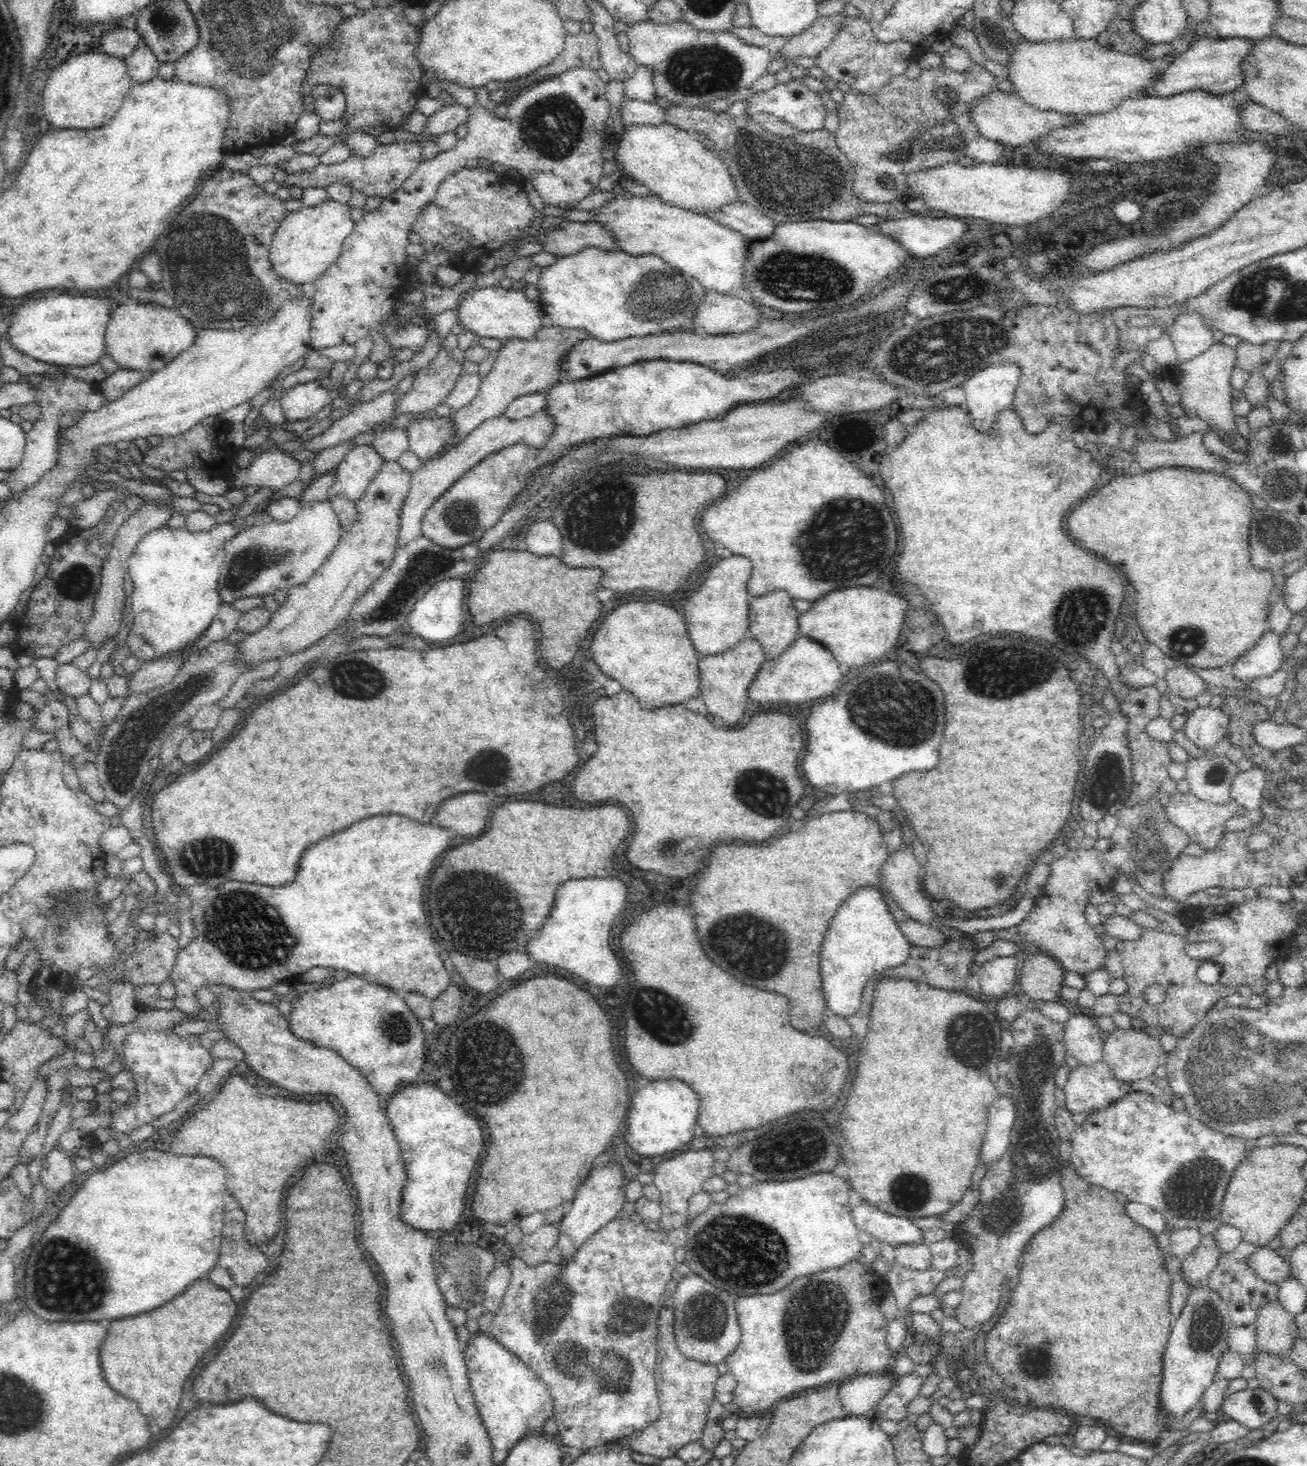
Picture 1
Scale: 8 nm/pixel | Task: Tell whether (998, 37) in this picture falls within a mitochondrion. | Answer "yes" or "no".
yes

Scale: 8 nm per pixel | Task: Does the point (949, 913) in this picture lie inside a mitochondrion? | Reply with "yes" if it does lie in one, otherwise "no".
no

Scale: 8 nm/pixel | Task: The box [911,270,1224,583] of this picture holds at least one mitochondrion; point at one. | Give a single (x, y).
(960, 291)

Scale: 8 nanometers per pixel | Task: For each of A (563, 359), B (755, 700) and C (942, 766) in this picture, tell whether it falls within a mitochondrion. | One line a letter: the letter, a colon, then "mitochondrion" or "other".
A: other
B: other
C: other

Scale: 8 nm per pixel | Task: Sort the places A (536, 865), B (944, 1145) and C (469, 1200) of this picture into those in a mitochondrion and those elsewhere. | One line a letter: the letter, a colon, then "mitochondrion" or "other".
A: other
B: other
C: other

